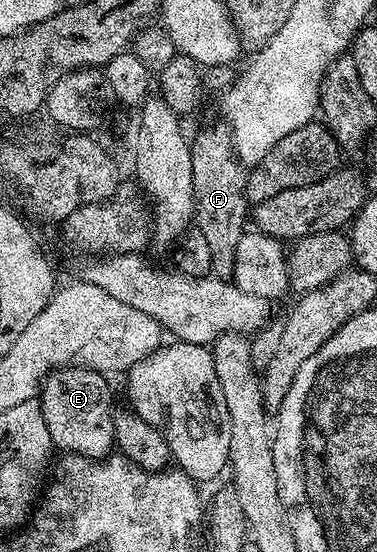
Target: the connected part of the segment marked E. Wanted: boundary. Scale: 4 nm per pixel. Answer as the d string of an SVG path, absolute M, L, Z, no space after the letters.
M79 366L57 368L44 377L38 401L52 443L61 453L103 460L113 451L116 443L112 417L114 403L108 380L109 377L103 372Z

